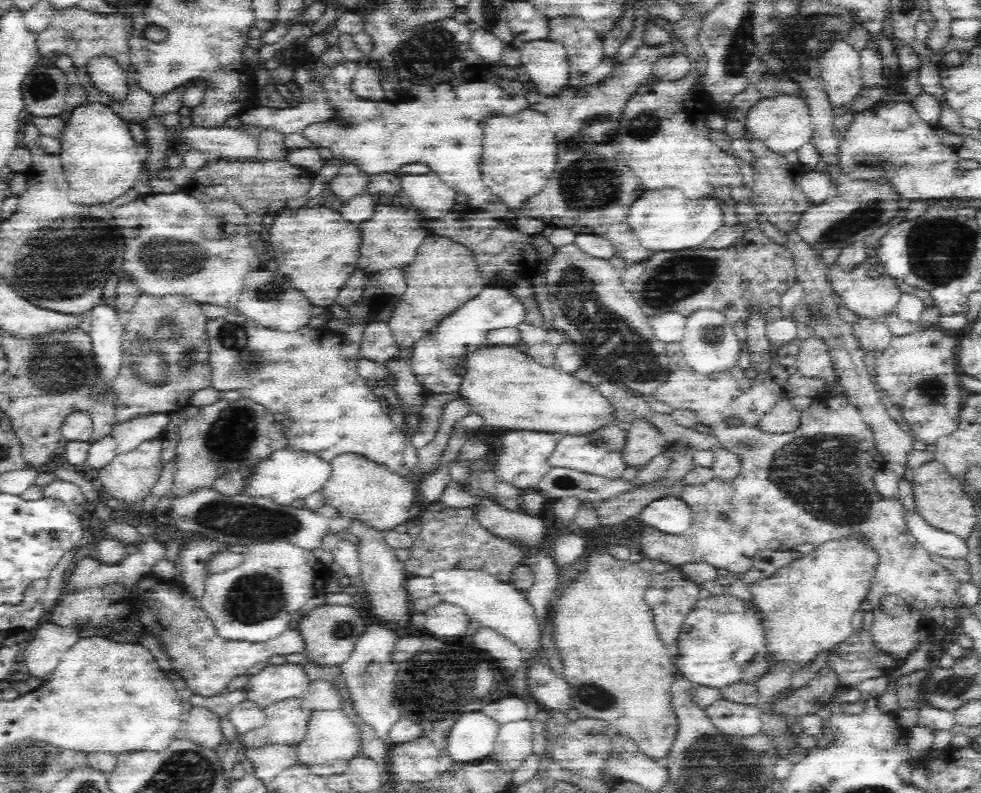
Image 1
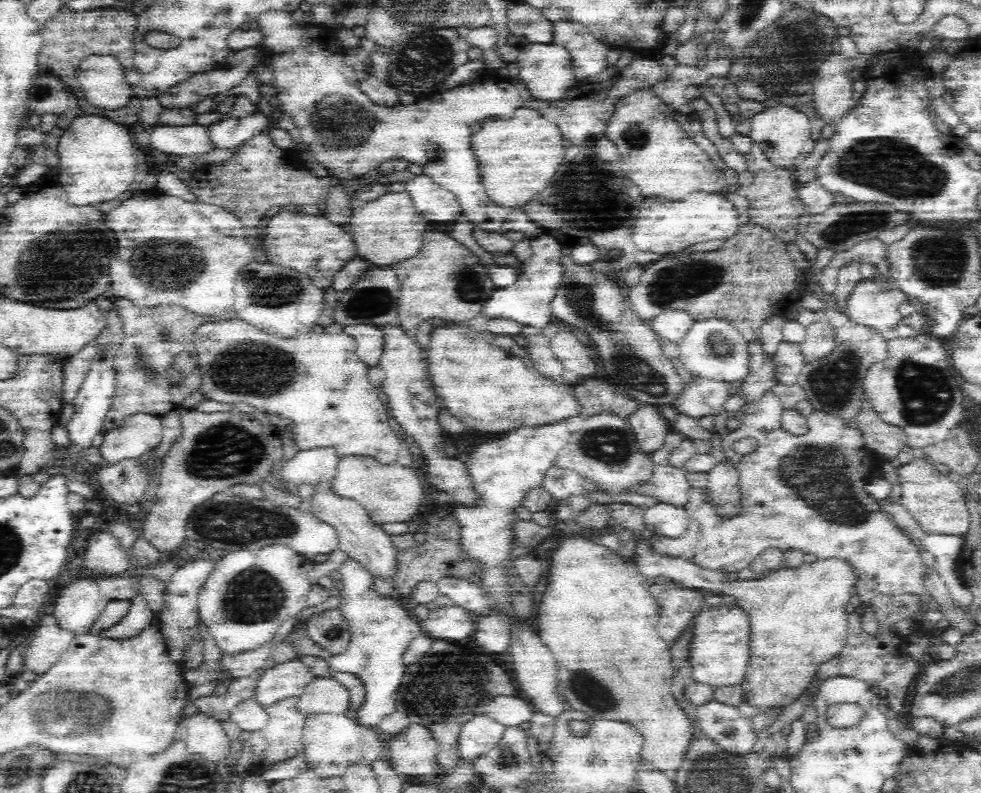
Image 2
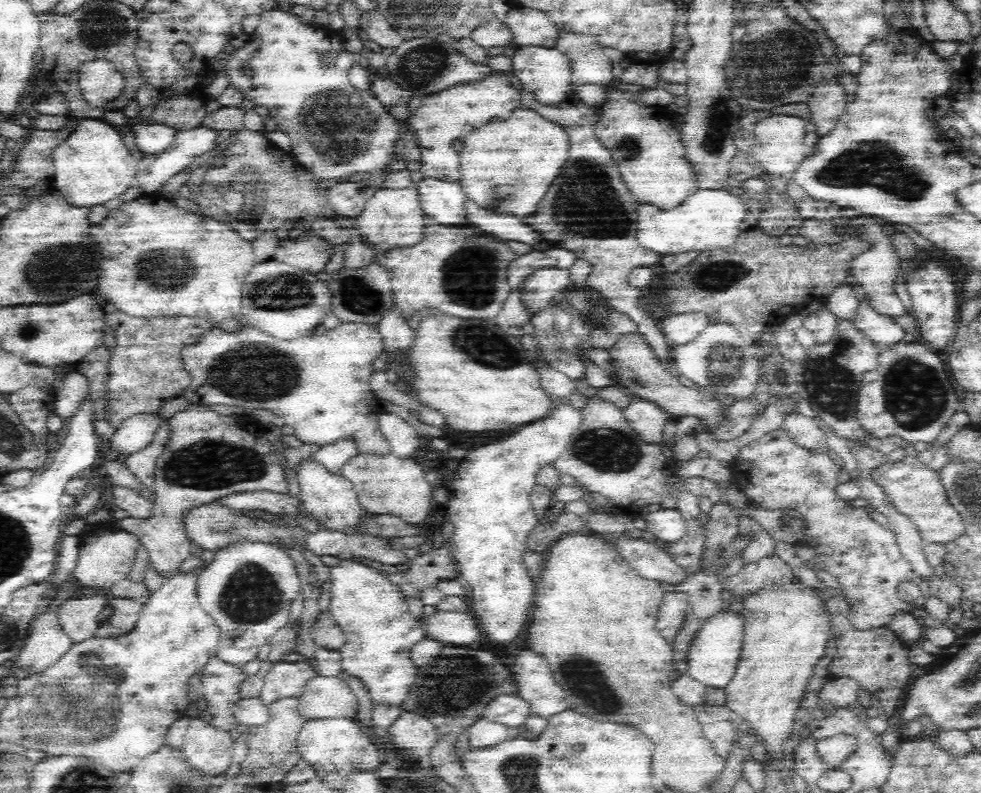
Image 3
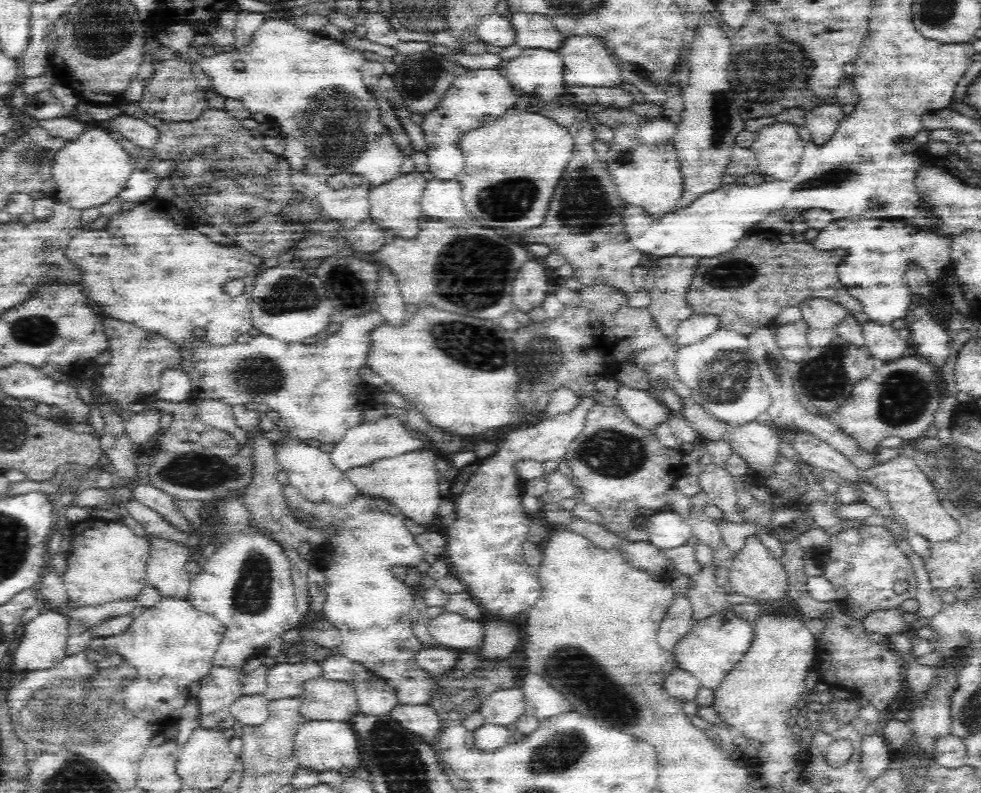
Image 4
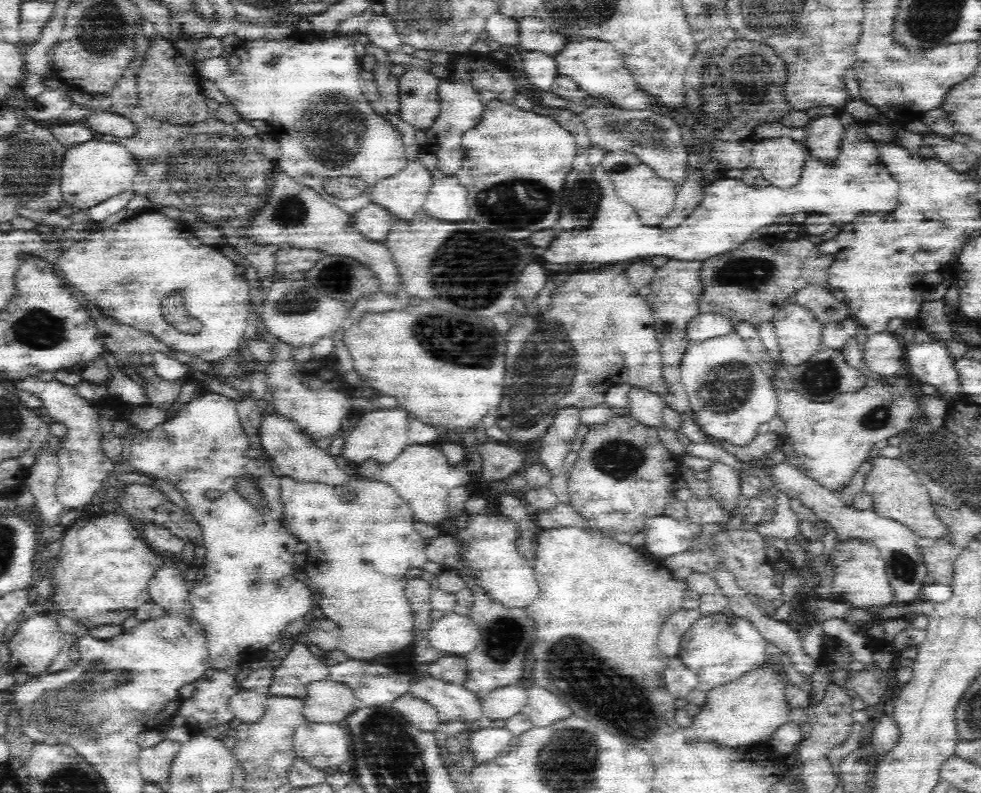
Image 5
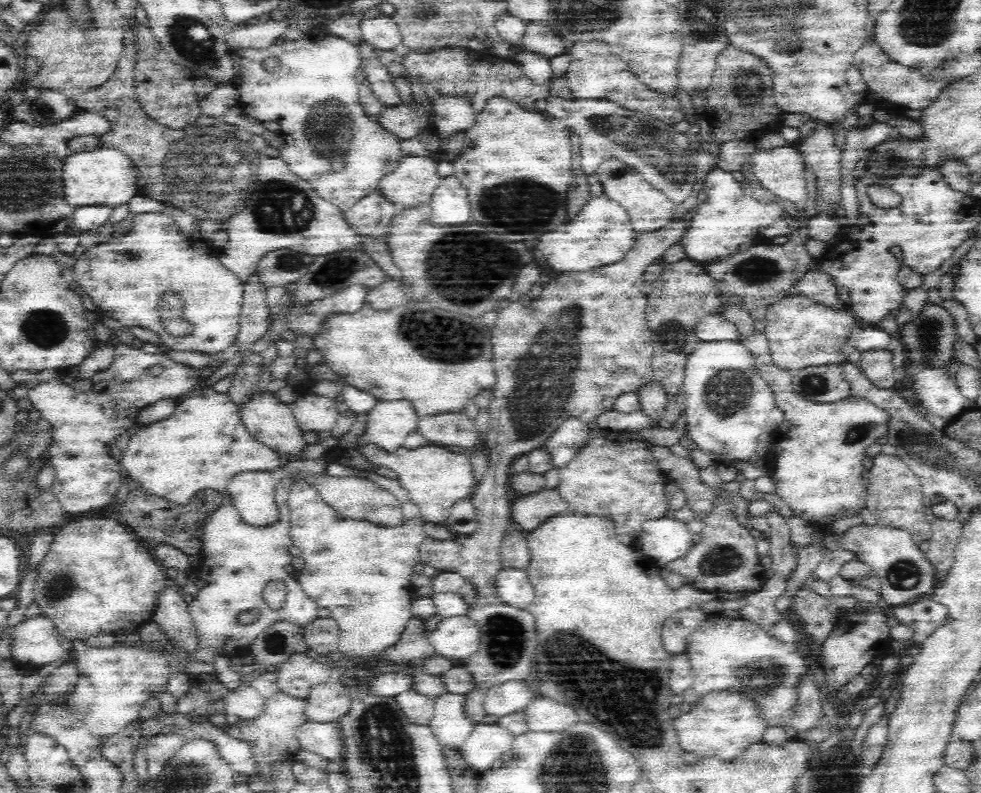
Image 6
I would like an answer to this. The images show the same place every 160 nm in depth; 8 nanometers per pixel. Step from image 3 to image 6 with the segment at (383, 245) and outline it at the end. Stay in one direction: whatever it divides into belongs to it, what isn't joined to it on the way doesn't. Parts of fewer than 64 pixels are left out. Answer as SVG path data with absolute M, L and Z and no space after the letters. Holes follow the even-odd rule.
M407 155L402 158L398 170L380 180L378 192L388 203L396 204L402 210L429 203L439 181L437 165L428 157Z

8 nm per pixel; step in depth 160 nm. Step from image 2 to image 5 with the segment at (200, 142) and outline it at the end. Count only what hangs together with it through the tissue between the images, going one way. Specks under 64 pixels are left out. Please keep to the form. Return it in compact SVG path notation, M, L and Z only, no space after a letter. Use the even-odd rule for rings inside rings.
M96 110L86 118L86 125L98 136L111 134L118 138L132 138L138 134L136 123L118 113Z

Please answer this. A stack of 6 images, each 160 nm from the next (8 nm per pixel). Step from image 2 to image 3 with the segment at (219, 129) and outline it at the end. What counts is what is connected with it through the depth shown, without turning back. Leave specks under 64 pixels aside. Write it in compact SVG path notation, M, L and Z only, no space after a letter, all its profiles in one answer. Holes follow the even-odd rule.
M204 125L190 130L177 131L176 138L174 138L174 142L172 142L170 148L160 154L144 155L139 159L136 184L141 186L144 194L150 194L150 192L156 194L156 190L162 188L172 175L178 174L183 168L192 165L196 162L196 158L213 155L214 151L217 150L218 138L220 138L219 130Z

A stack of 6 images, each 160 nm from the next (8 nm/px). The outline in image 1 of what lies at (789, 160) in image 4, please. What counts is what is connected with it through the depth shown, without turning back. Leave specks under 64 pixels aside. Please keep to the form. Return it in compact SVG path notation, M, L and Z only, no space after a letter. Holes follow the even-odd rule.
M777 94L761 98L747 112L747 132L752 138L761 140L768 150L778 154L797 151L811 139L813 131L812 117L805 99L797 94Z

